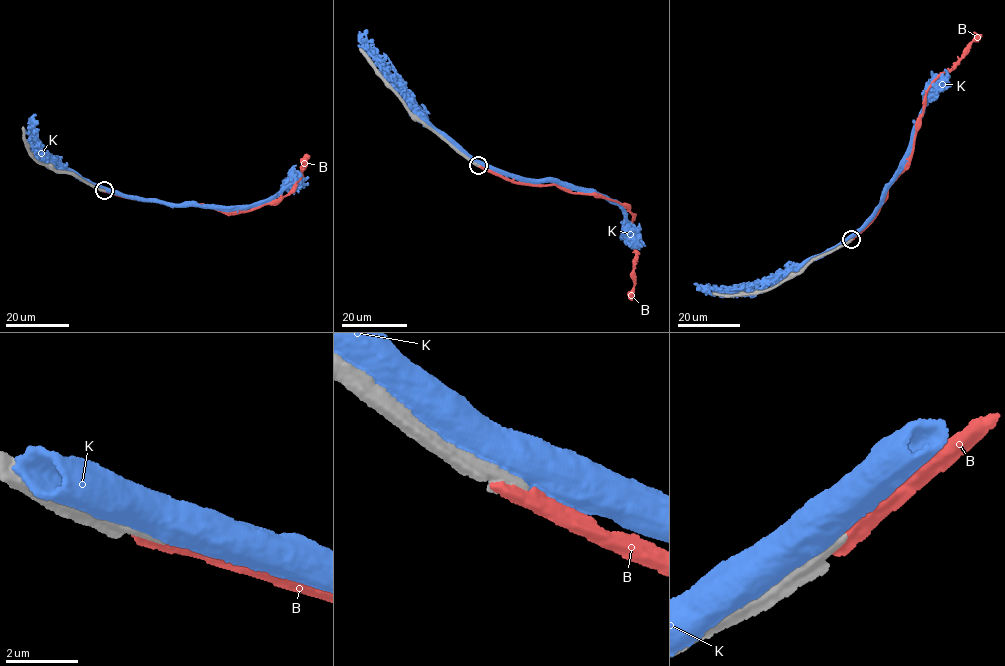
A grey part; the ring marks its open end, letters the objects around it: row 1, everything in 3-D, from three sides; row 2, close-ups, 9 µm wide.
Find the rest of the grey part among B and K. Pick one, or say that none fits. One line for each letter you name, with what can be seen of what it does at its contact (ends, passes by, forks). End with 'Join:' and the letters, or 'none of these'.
B: it ends there
Join: B

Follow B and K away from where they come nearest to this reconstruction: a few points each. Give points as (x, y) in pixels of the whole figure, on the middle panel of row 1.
B: (477, 165), (521, 183), (541, 187), (556, 185), (626, 205), (632, 215), (636, 255), (631, 300)
K: (477, 164), (606, 197), (621, 209), (640, 245)

